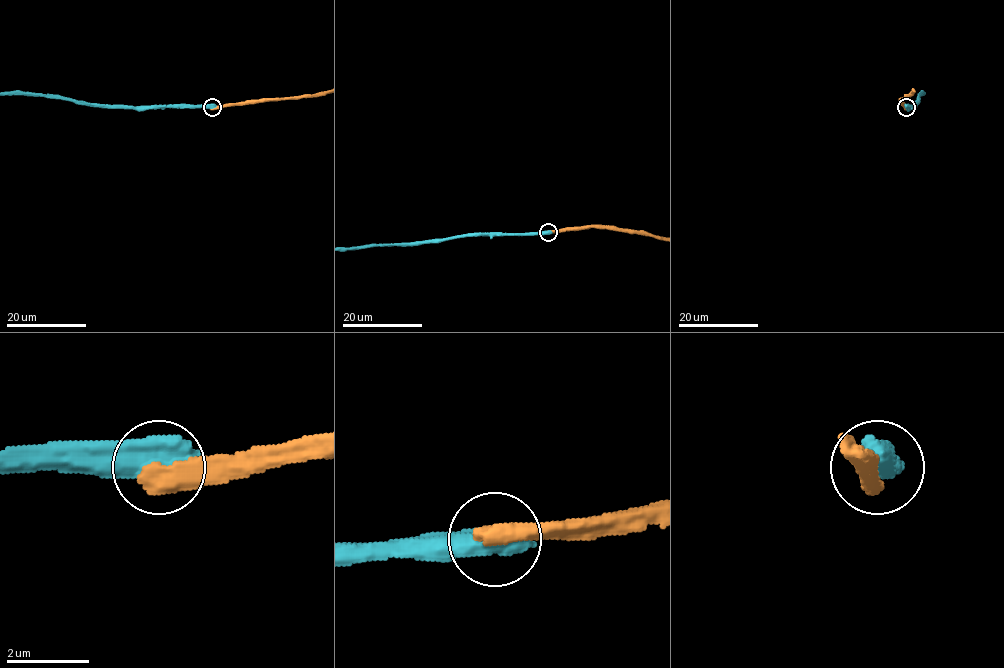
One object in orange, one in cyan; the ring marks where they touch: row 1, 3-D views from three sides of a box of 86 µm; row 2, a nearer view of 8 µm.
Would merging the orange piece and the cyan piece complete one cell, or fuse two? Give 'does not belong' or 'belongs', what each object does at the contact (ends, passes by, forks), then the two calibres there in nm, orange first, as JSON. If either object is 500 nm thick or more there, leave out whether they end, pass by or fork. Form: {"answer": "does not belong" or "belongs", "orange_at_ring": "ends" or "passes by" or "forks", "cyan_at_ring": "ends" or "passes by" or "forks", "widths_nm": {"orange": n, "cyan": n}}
{"answer": "does not belong", "widths_nm": {"orange": 550, "cyan": 850}}

